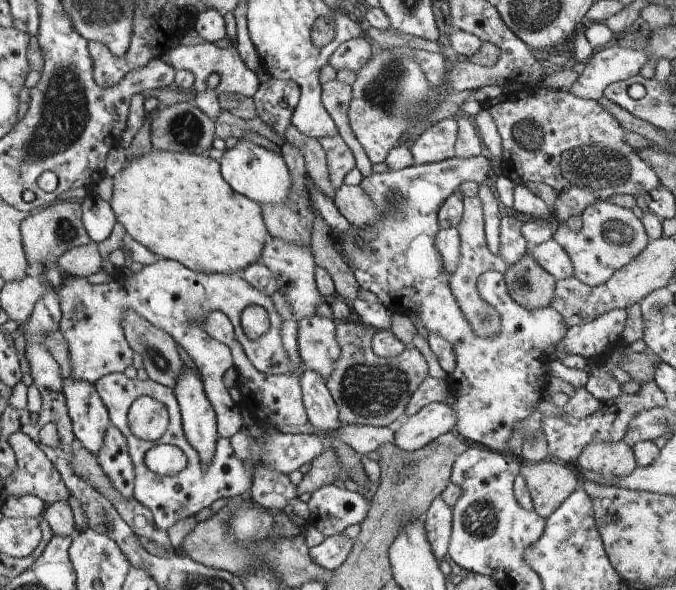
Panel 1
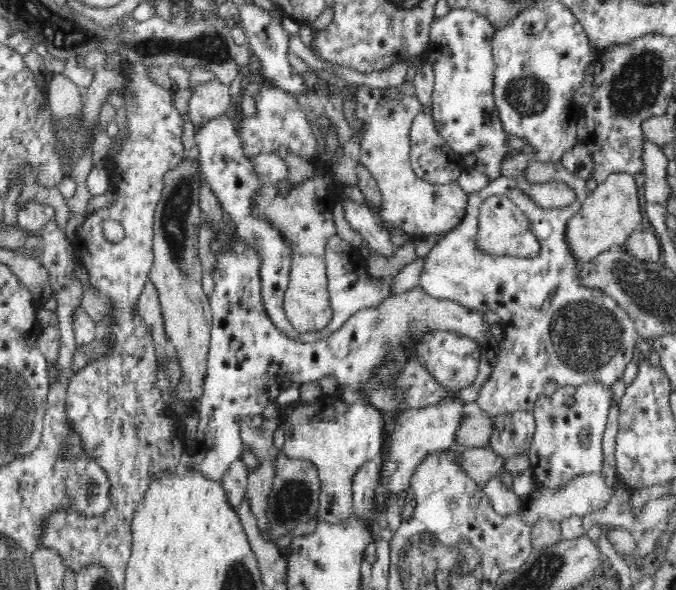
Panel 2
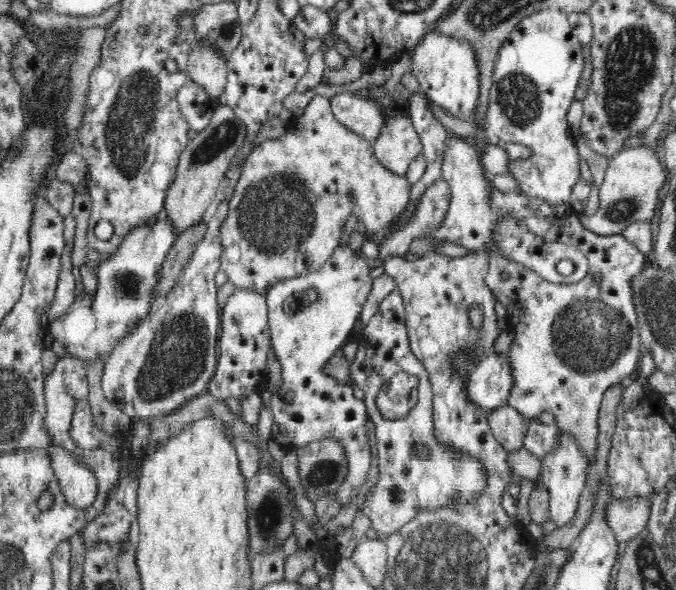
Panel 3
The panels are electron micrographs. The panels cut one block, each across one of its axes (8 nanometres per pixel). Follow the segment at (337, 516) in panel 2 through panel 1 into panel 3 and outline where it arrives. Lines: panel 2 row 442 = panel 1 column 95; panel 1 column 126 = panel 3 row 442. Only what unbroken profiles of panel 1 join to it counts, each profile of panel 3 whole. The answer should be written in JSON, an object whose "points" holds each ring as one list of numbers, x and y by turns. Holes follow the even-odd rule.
{"points":[[338,246,331,258,316,272,308,276,280,278,264,290,266,307,268,307,268,326,275,356,281,364,282,386,272,393,270,409,273,414,271,436,284,449,299,449,311,442,334,437,342,443,346,457,348,457,348,473,345,482,336,488,338,503,352,502,367,480,370,470,370,444,366,437,365,424,367,405,356,398,350,384,342,386,336,378,324,373,324,366,328,360,341,350,352,336,354,324,362,312,362,306,372,288,372,276,366,264,366,258,356,255,349,247]]}

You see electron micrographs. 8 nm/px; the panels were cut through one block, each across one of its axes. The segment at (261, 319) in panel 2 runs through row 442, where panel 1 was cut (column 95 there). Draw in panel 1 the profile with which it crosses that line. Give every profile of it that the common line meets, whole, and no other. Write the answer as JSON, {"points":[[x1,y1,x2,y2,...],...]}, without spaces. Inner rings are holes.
{"points":[[97,194,85,196,83,202,84,226,90,234,91,240,96,244,106,240,112,234,112,228,116,224,113,208,109,202,104,202]]}

